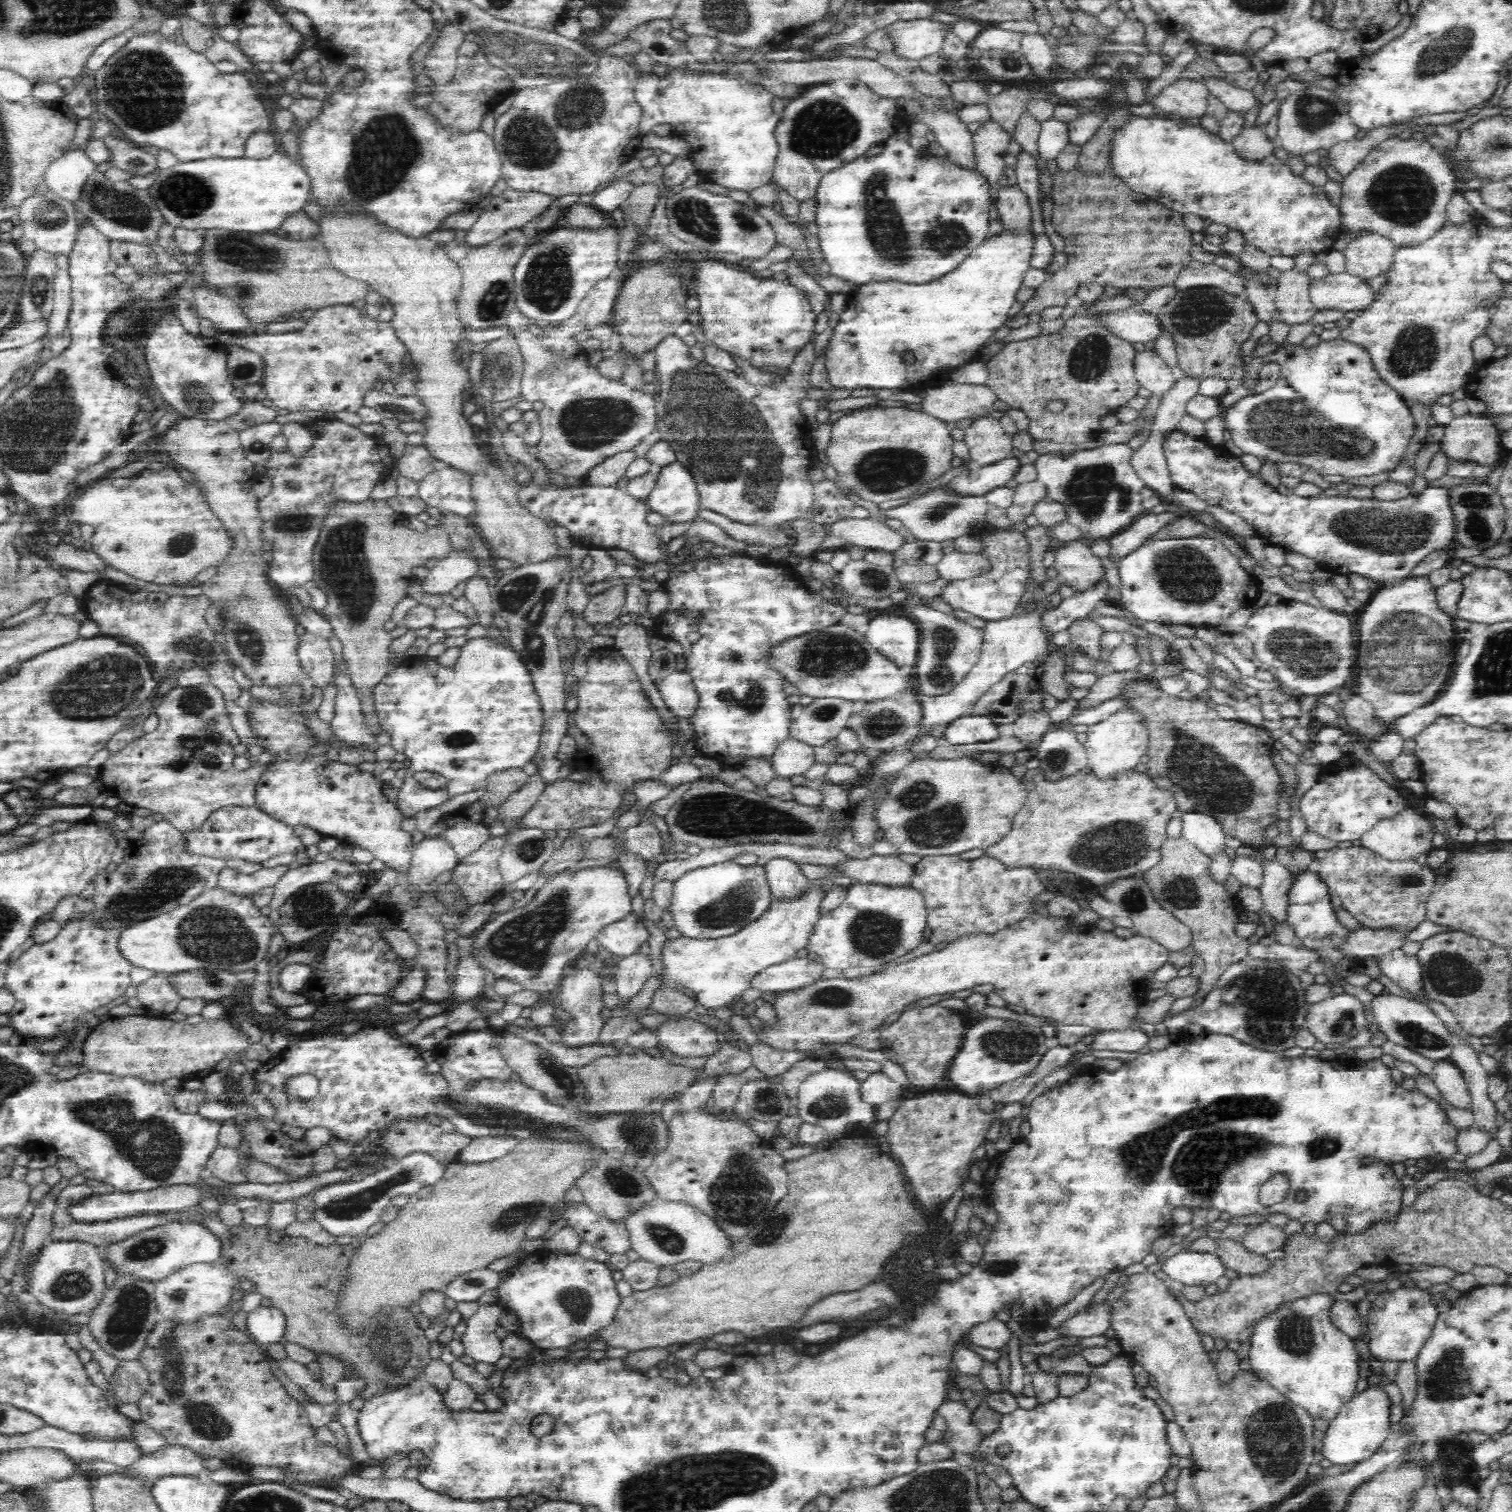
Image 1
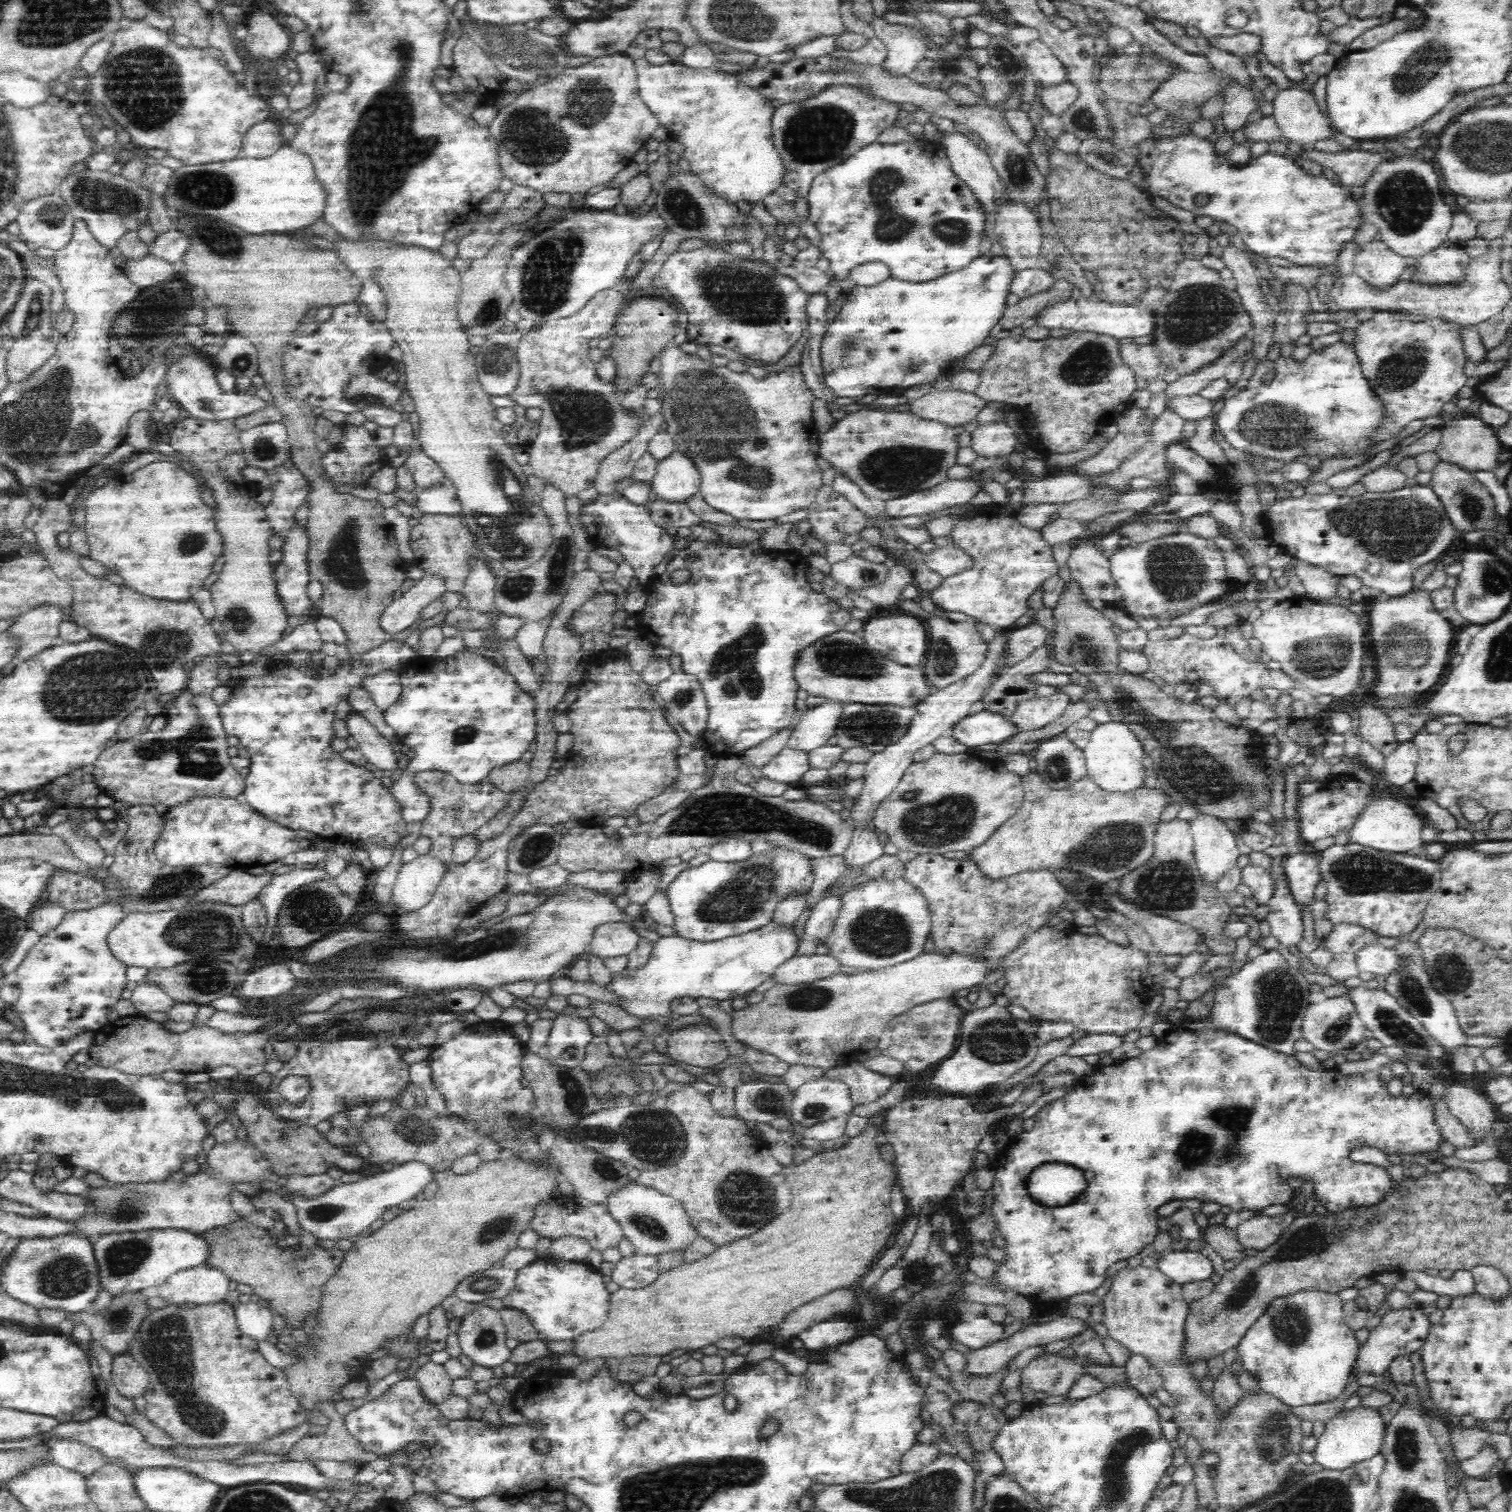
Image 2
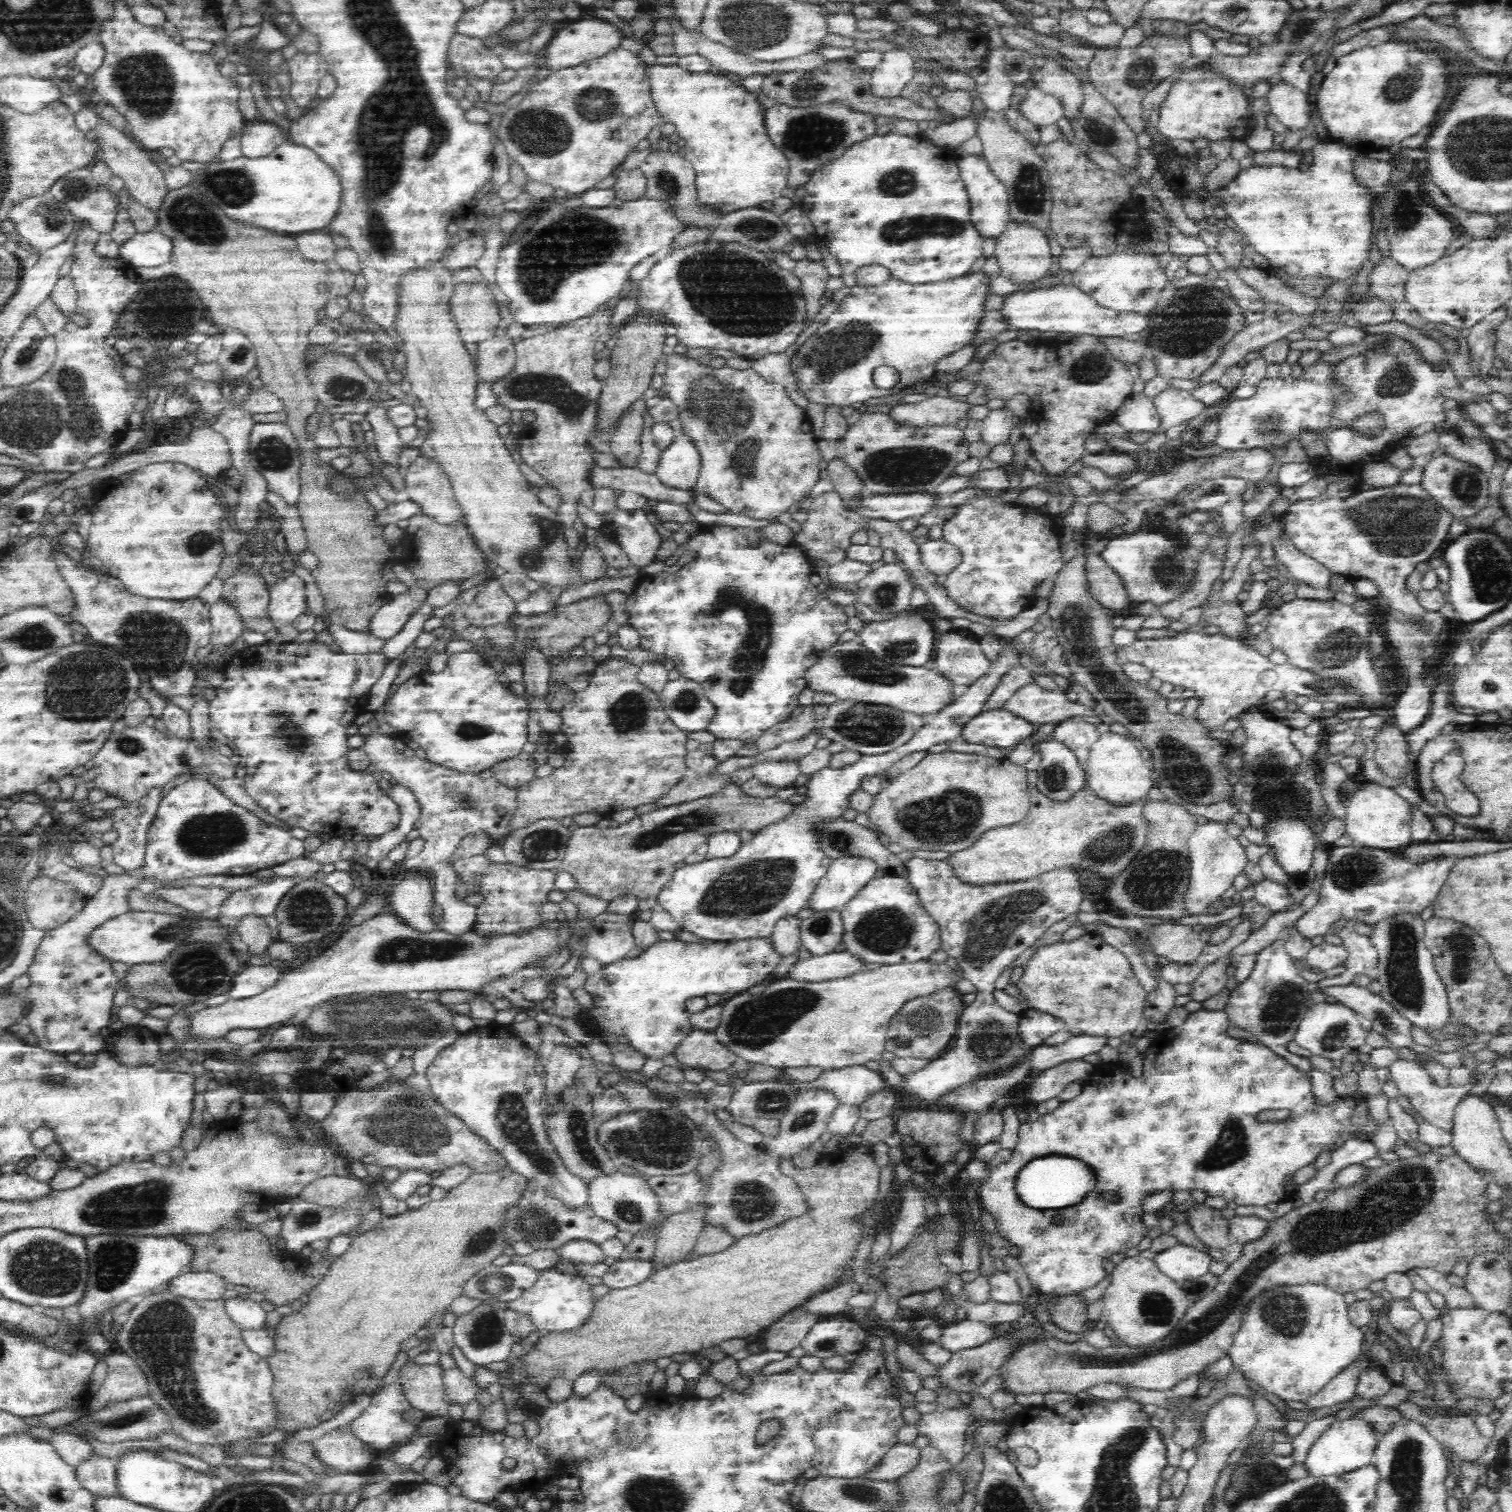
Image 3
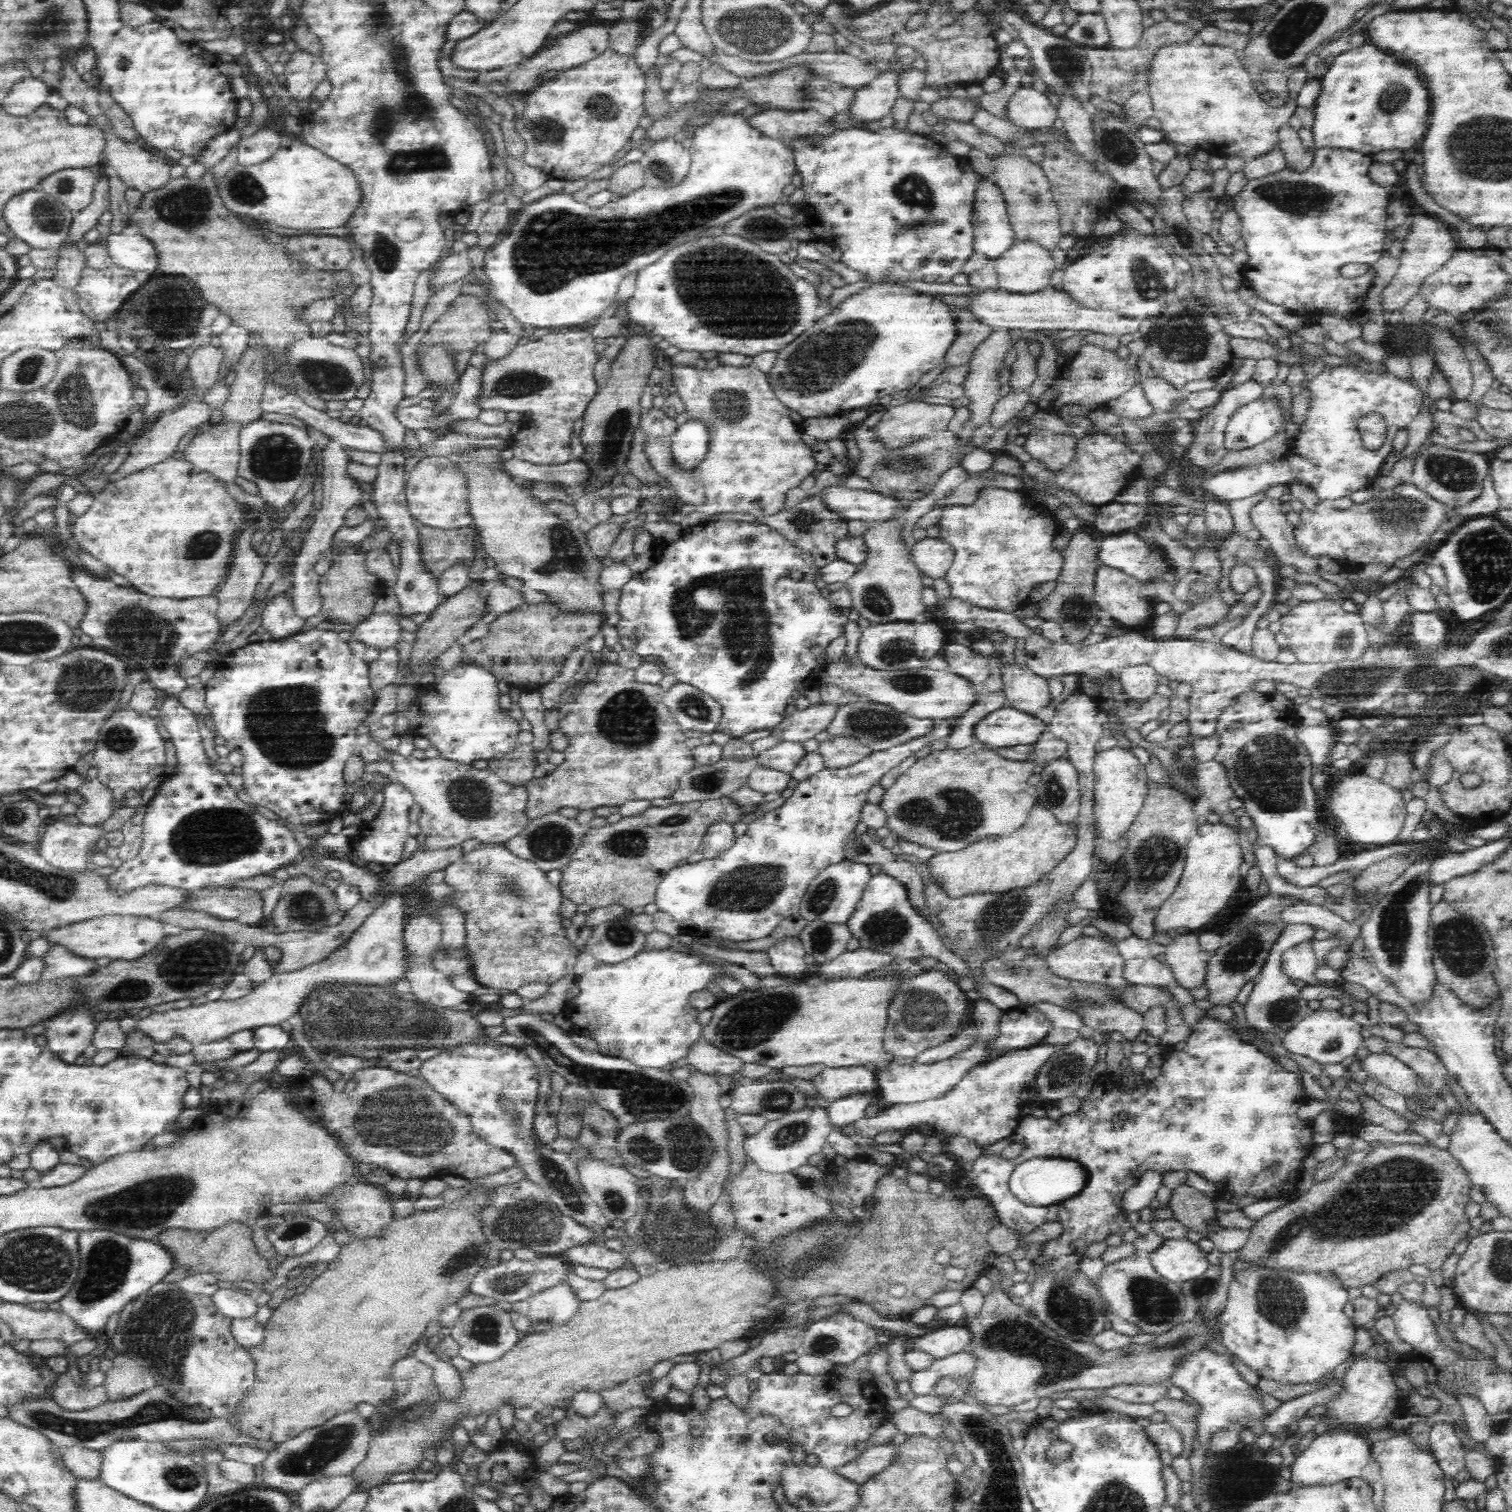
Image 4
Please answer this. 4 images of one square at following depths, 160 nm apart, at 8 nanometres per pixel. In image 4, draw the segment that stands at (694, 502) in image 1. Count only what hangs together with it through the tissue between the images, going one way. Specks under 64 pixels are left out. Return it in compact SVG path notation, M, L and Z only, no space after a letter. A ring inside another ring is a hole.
M689 419L672 437L672 455L684 469L696 468L711 447L710 431L703 420Z

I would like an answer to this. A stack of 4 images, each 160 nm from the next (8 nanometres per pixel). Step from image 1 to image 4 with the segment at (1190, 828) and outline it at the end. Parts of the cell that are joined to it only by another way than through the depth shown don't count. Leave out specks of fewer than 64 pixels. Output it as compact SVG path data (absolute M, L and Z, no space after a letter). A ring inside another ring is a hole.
M1221 823L1199 826L1197 834L1188 841L1185 867L1174 894L1160 905L1156 913L1154 936L1169 934L1174 937L1196 932L1227 907L1228 900L1238 889L1238 882L1243 880L1239 873L1243 854L1234 833L1234 830Z

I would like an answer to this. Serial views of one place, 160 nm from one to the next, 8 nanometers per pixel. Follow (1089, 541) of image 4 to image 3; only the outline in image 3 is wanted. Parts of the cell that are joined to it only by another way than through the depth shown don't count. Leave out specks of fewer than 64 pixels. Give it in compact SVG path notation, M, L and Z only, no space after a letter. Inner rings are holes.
M1085 547L1076 551L1072 560L1065 562L1060 572L1054 579L1055 584L1048 597L1048 616L1051 618L1050 626L1056 630L1058 644L1063 650L1063 659L1066 660L1070 670L1070 681L1082 685L1092 695L1106 720L1119 723L1129 731L1141 748L1152 753L1150 766L1158 772L1157 782L1162 786L1173 788L1180 800L1196 805L1210 805L1220 801L1231 801L1237 797L1230 798L1235 793L1234 780L1228 769L1220 767L1220 760L1226 754L1227 744L1210 737L1210 731L1206 731L1195 716L1184 717L1181 714L1172 714L1167 710L1167 698L1163 698L1158 692L1151 690L1146 685L1138 685L1130 681L1123 673L1124 666L1118 664L1115 657L1115 645L1111 637L1115 628L1111 624L1112 615L1104 608L1091 593L1086 576L1087 553Z

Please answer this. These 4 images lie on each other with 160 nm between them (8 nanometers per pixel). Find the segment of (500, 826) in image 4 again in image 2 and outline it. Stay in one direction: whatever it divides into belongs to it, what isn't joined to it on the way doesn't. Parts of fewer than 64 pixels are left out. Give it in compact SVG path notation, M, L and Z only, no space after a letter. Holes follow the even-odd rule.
M352 713L346 718L346 726L350 734L350 741L355 748L362 752L365 760L376 766L377 770L390 770L390 772L404 772L404 768L398 766L391 742L381 736L359 713ZM422 771L413 773L414 784L418 787L420 793L425 794L430 801L430 810L428 811L428 816L422 822L422 836L430 838L432 845L430 851L427 855L430 858L435 858L443 865L450 869L453 860L452 854L455 851L455 844L460 839L466 836L472 836L476 830L484 827L487 823L490 823L493 819L496 819L511 802L511 793L504 792L500 788L496 787L494 783L485 784L483 782L478 782L474 784L462 783L456 779L454 775L450 773L445 773L444 771Z

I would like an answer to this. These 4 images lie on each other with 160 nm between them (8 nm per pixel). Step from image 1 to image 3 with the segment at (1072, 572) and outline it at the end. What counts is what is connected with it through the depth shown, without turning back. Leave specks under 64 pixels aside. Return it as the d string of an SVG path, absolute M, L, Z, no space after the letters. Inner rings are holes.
M1090 554L1087 555L1086 563L1086 576L1089 582L1089 587L1091 588L1092 596L1108 610L1113 610L1114 614L1130 608L1130 612L1133 613L1132 608L1134 607L1134 602L1128 597L1128 589L1124 585L1124 581L1120 578L1119 573L1110 568L1100 554Z

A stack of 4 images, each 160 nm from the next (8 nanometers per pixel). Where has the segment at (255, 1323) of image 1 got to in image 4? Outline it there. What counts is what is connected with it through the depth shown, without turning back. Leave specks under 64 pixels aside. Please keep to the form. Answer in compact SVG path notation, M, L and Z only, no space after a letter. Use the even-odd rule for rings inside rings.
M219 1288L211 1297L218 1312L228 1318L252 1318L258 1311L257 1303L237 1288Z

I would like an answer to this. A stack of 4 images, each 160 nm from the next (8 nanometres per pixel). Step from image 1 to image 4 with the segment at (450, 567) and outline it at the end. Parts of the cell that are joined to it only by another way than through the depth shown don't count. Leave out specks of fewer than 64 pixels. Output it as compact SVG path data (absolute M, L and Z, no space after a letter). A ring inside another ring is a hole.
M389 612L372 613L366 620L358 623L352 631L351 640L368 645L379 652L392 648L400 641L400 614Z

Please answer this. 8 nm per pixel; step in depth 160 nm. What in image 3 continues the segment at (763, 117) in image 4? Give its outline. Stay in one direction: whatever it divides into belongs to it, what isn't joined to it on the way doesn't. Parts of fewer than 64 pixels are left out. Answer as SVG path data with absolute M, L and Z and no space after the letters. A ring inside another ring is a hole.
M776 104L766 110L764 128L768 138L788 159L790 174L788 187L805 186L811 172L825 162L834 160L851 144L876 135L878 127L872 114L852 112L843 104L812 104L806 108L794 108Z

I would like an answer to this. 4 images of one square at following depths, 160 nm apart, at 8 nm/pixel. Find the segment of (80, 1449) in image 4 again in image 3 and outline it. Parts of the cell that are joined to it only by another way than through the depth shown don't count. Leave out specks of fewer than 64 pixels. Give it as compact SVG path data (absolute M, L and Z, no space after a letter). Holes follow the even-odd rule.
M94 1452L75 1466L75 1473L82 1488L85 1488L91 1495L120 1495L117 1494L116 1467L113 1459Z

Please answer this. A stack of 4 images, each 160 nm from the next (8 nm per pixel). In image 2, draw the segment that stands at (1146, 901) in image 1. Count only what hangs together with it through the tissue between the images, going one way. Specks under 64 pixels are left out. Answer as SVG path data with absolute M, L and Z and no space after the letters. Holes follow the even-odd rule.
M1119 896L1110 898L1112 909L1134 920L1152 939L1152 944L1164 956L1188 956L1198 950L1198 931L1191 926L1176 922L1165 916L1156 916L1142 910Z

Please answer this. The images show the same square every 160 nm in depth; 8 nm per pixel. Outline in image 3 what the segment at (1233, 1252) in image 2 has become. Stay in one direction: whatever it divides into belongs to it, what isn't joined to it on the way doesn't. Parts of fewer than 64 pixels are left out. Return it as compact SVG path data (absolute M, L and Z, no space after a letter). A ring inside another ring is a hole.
M1193 1202L1186 1210L1188 1226L1192 1233L1203 1242L1204 1245L1224 1249L1230 1245L1228 1239L1228 1220L1224 1220L1221 1210L1214 1210L1206 1204Z

